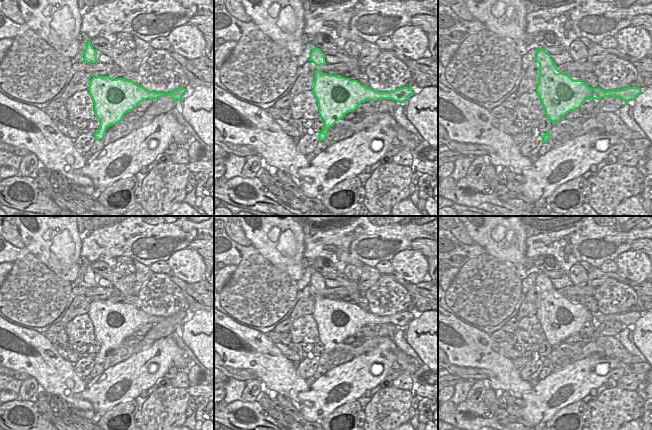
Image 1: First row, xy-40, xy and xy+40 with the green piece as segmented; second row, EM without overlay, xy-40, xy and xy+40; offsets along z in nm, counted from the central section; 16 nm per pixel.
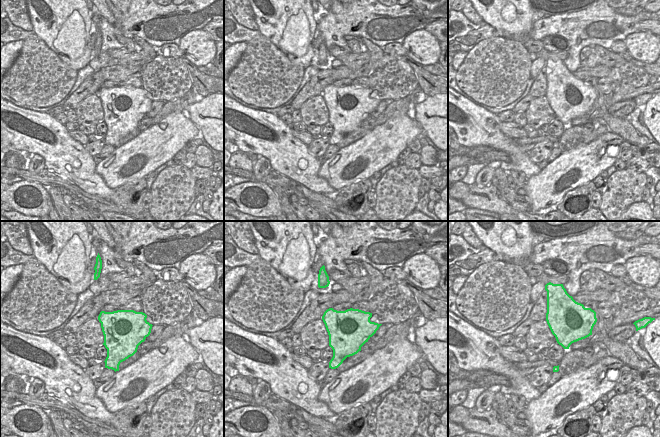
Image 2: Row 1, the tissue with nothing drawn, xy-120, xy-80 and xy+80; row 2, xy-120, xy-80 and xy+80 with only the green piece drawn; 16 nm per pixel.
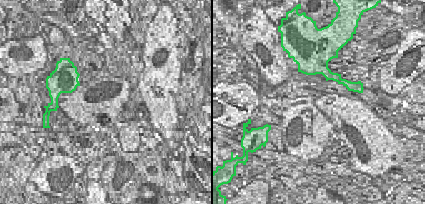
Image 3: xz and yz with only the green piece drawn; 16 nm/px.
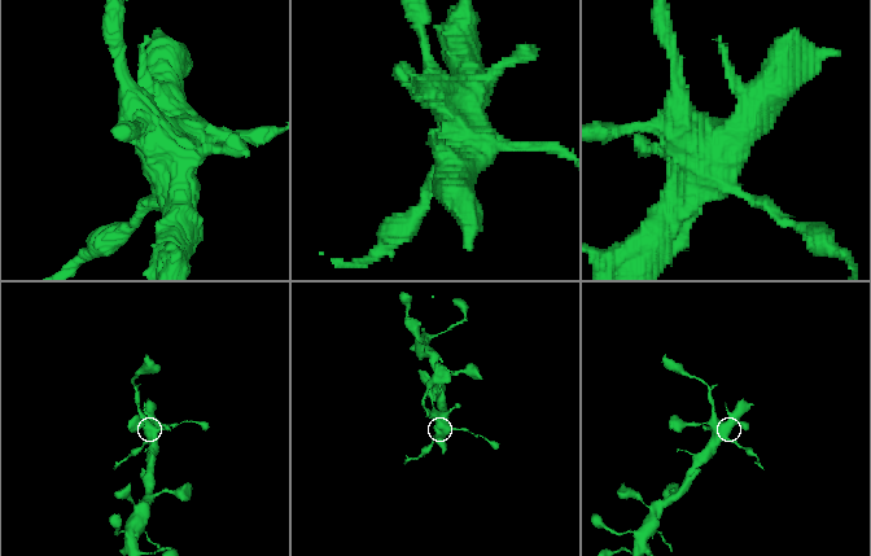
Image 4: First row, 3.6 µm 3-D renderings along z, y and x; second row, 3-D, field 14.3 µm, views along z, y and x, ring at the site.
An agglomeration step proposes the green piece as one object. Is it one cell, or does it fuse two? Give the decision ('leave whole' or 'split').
split

